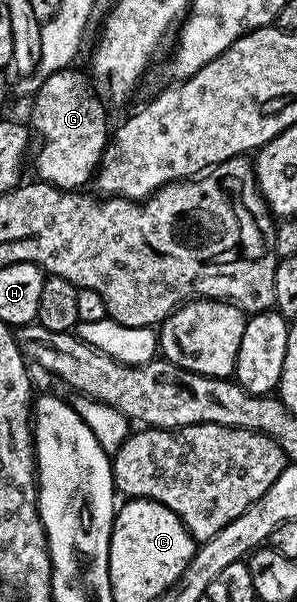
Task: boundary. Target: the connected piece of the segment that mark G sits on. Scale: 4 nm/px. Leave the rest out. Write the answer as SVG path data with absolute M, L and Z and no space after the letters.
M78 68L60 70L51 76L32 95L33 122L31 130L41 143L37 155L32 155L31 166L37 169L36 177L60 190L80 191L90 185L96 175L101 157L111 137L111 125L105 115L106 103L95 89L90 75Z

